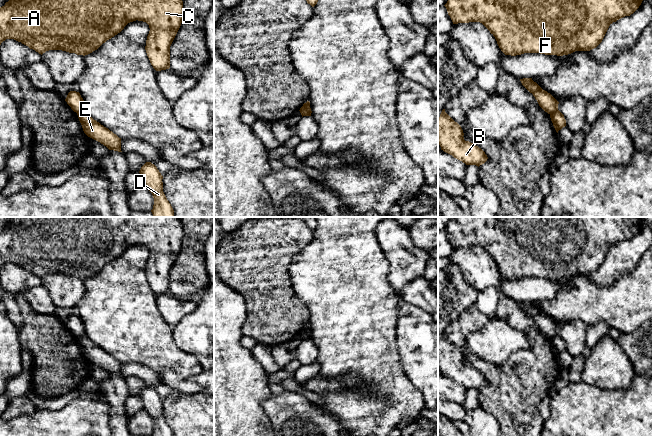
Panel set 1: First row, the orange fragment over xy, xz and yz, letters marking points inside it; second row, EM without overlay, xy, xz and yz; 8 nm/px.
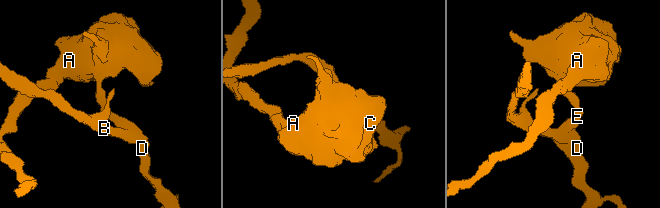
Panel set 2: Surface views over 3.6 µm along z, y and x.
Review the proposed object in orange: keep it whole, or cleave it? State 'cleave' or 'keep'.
cleave

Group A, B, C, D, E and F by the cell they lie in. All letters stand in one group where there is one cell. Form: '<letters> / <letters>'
A C F / B D E

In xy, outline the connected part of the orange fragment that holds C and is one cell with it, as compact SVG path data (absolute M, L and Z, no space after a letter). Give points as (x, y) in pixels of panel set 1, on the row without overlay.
M12 217L9 225L0 231L0 269L6 263L14 263L41 279L49 274L62 274L85 280L97 274L107 264L120 257L128 247L138 244L149 249L150 255L147 260L145 274L153 292L156 295L161 295L170 292L170 270L181 250L183 237L183 225L180 217Z

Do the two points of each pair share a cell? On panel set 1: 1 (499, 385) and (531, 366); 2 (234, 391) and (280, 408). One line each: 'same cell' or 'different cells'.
1: same cell
2: different cells

